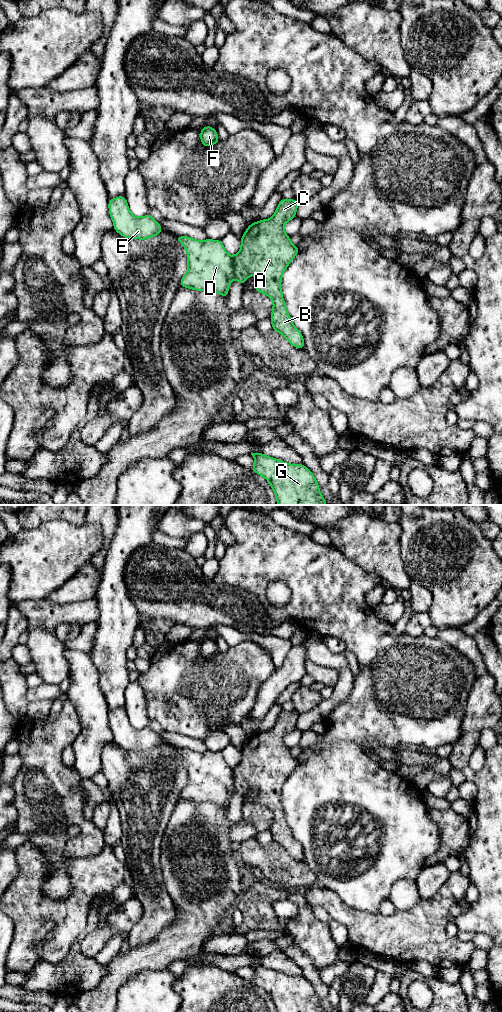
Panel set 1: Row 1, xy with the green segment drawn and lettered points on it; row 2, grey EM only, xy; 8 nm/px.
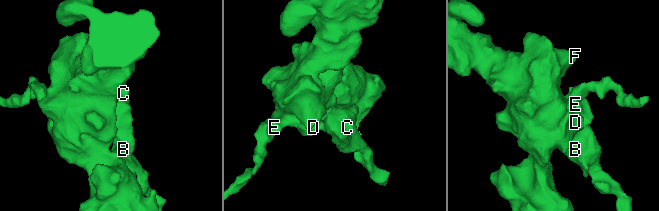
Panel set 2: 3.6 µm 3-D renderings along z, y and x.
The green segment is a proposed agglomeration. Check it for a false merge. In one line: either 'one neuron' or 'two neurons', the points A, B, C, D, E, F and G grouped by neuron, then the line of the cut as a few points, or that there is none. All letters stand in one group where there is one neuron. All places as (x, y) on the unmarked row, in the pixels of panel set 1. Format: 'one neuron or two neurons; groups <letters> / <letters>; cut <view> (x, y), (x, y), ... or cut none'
two neurons; groups A B C / D E F G; cut xy (232, 769), (234, 788)

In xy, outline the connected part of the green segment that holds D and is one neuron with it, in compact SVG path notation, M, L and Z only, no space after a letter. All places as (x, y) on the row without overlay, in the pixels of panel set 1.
M187 748L176 749L176 752L186 761L188 775L180 799L198 803L212 802L227 809L229 797L234 791L234 775L222 753L199 753Z

